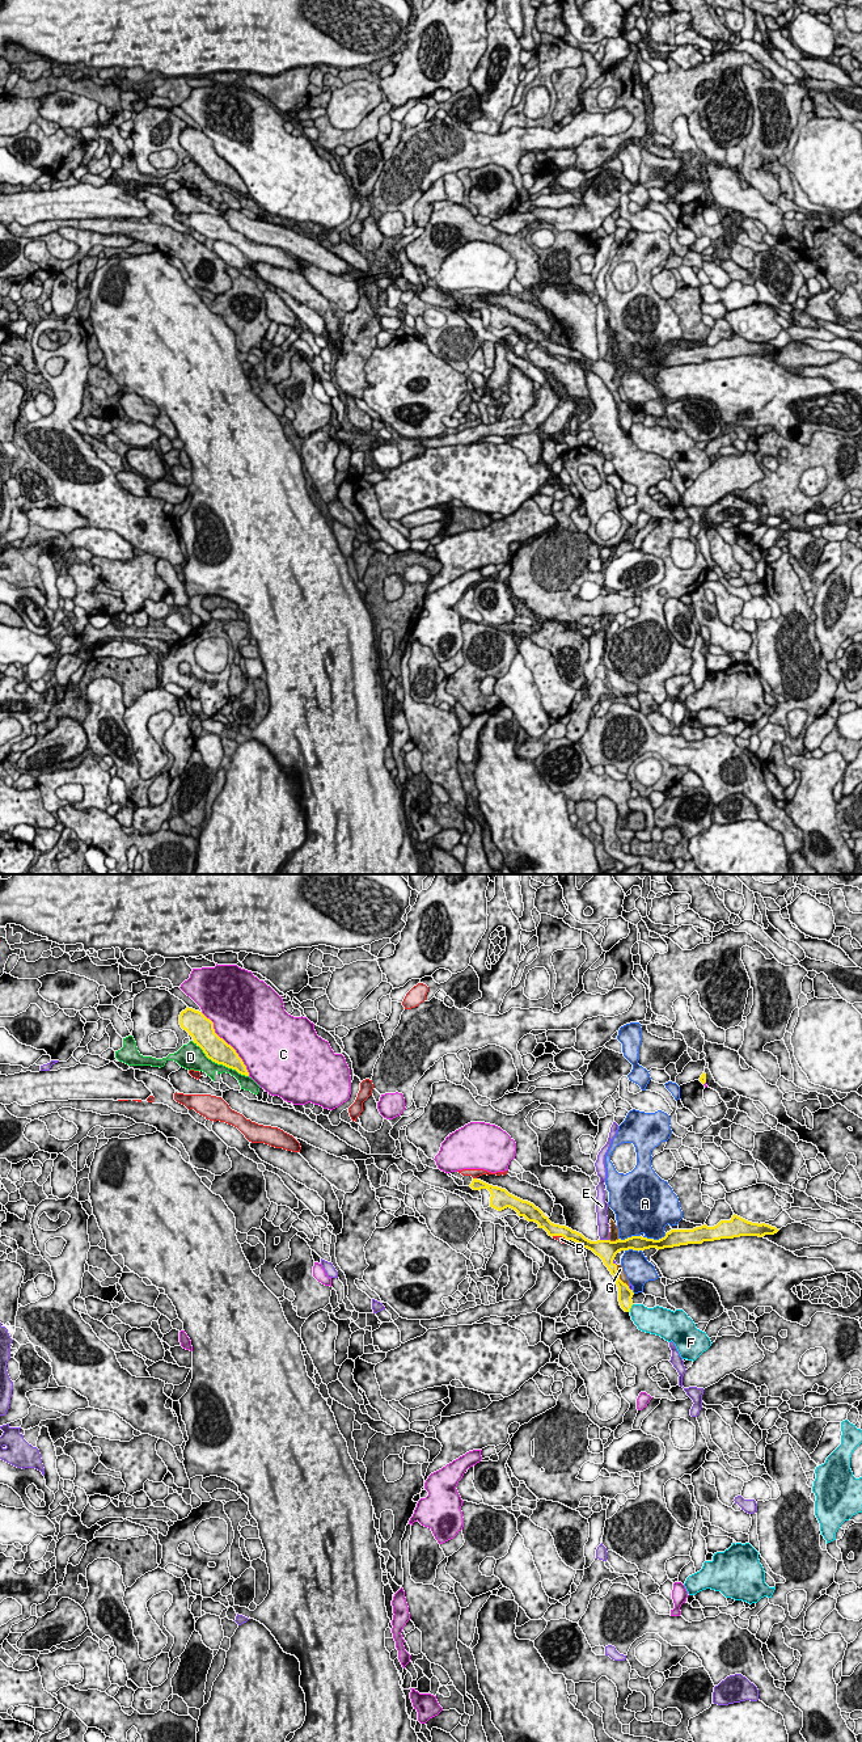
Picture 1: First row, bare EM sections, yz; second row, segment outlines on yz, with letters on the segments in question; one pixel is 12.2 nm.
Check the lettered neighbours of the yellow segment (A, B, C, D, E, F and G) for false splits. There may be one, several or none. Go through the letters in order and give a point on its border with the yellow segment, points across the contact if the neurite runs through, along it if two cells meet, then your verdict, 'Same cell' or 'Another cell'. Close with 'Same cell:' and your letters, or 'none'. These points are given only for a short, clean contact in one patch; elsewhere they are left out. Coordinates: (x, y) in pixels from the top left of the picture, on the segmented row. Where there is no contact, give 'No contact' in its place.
A: Touches yellow at yz (653, 1239). Another cell
B: Touches yellow at yz (560, 1235). Another cell
C: Touches yellow at yz (225, 1042). Another cell
D: Touches yellow at yz (219, 1063). Another cell
E: Touches yellow at yz (604, 1240). Another cell
F: Touches yellow at yz (630, 1307). Boundary: yz (633, 1304), (629, 1311). Another cell
G: Touches yellow at yz (618, 1276). Another cell
Same cell: none

